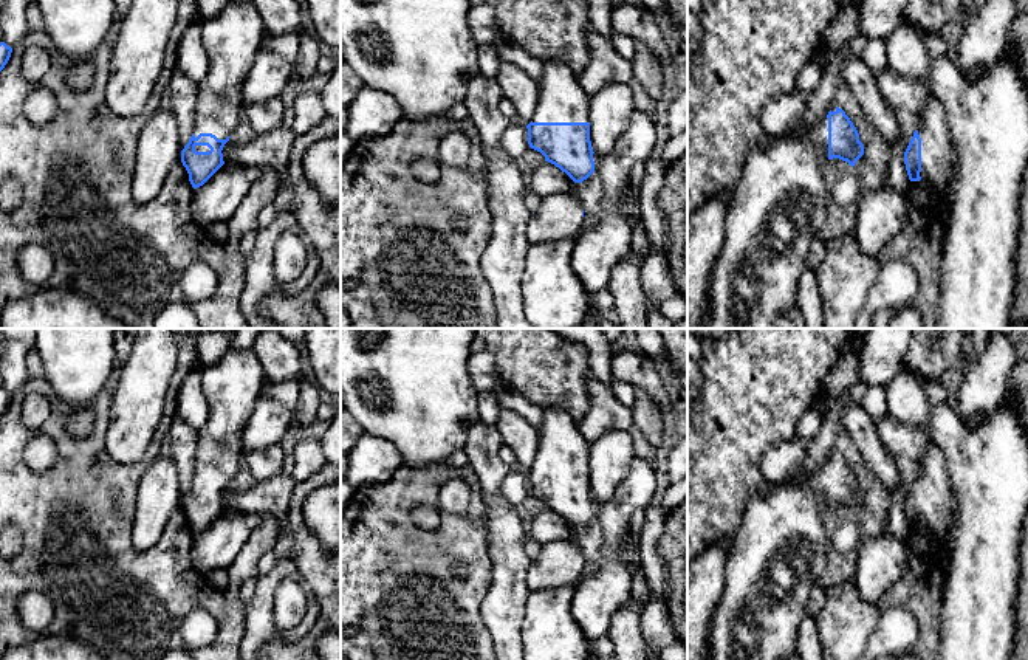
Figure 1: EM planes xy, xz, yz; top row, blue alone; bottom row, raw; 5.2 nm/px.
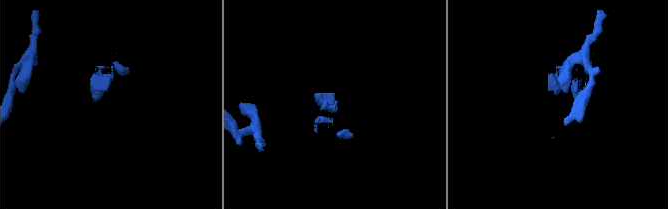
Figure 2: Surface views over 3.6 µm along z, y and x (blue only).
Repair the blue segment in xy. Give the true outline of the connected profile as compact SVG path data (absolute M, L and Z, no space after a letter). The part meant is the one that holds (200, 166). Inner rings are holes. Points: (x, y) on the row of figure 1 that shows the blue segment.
M229 2L217 17L201 19L200 31L209 68L198 82L192 136L181 150L194 189L224 164L221 150L240 121L245 81L262 48L265 25L252 2Z

